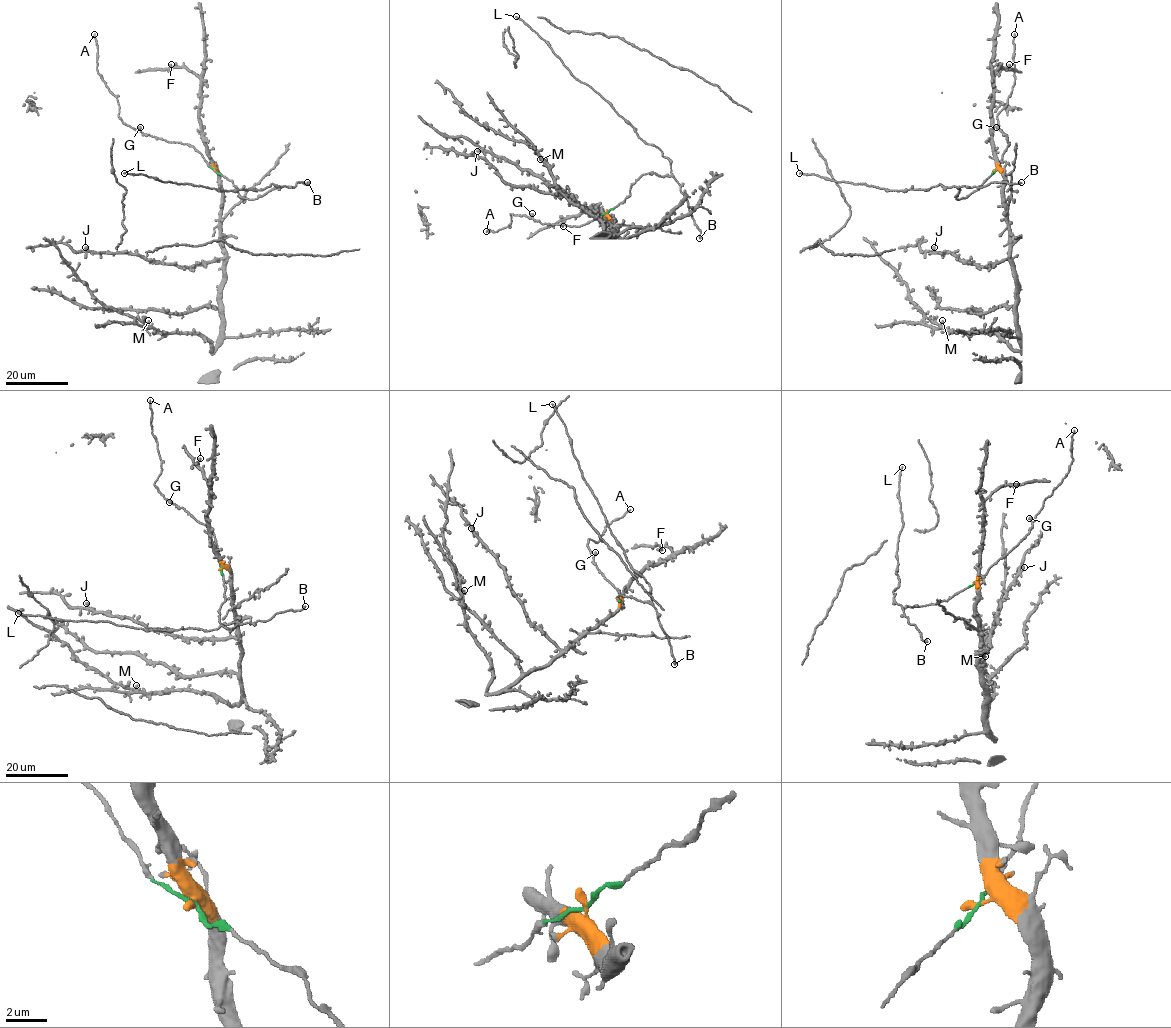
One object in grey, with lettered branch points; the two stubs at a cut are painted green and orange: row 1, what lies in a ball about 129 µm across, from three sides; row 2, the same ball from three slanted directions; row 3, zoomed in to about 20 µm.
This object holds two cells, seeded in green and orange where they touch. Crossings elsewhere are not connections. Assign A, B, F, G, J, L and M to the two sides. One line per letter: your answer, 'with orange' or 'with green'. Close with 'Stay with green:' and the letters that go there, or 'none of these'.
A: with green
B: with green
F: with orange
G: with green
J: with orange
L: with green
M: with orange
Stay with green: A, B, G, L

